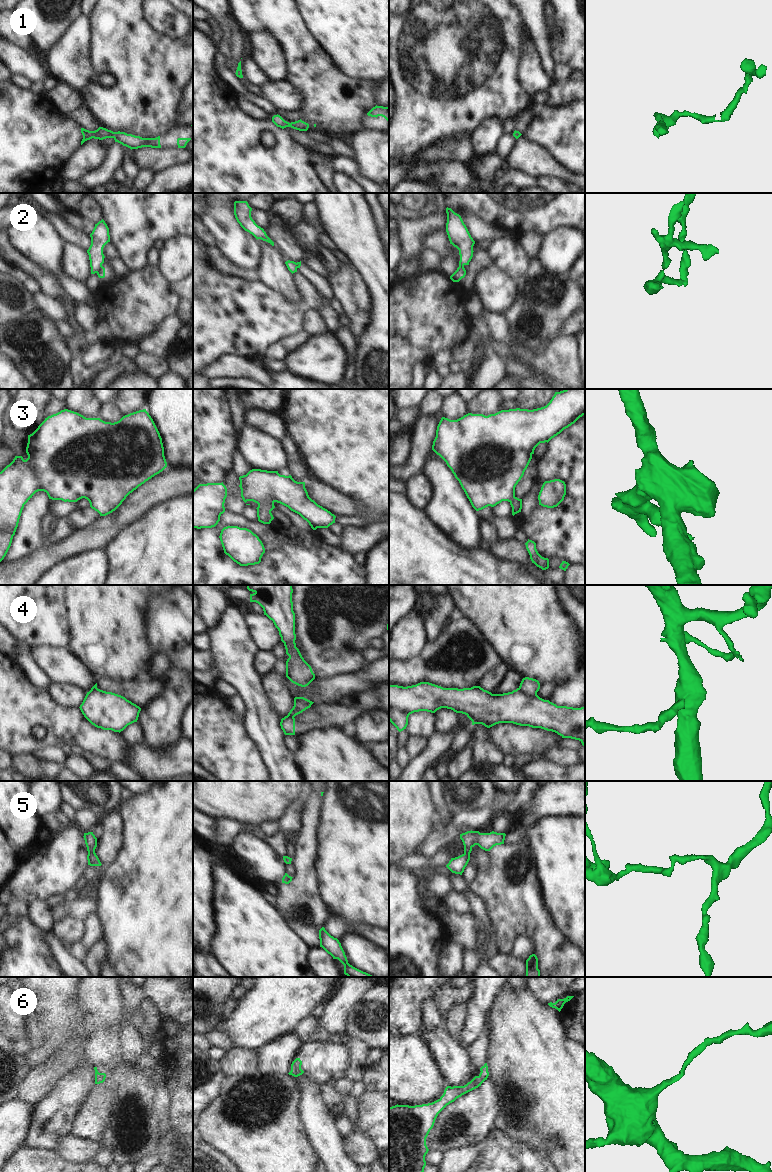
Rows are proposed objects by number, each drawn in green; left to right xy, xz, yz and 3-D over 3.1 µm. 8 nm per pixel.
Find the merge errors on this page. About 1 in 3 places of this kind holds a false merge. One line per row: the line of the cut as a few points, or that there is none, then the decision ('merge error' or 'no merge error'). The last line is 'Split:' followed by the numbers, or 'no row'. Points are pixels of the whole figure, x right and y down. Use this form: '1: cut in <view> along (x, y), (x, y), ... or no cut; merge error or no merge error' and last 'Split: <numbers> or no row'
1: no cut; no merge error
2: cut in xy along (102, 266), (96, 272); merge error
3: no cut; no merge error
4: cut in yz along (518, 688), (527, 694), (536, 695); merge error
5: no cut; no merge error
6: no cut; no merge error
Split: 2, 4

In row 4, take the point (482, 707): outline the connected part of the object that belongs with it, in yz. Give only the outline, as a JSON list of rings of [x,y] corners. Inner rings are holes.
[[[420,682],[407,687],[389,685],[389,721],[399,732],[406,729],[410,714],[419,711],[435,713],[441,708],[465,714],[472,721],[472,725],[482,724],[490,728],[499,723],[513,723],[541,728],[555,732],[562,738],[579,740],[585,746],[585,707],[557,706],[538,695],[527,695],[519,688],[508,693],[492,694],[480,686],[463,689],[443,688],[429,682]]]

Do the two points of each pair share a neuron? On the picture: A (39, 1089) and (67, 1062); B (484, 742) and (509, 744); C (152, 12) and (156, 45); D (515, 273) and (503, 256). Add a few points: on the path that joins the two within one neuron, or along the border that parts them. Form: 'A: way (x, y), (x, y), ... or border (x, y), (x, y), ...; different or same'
A: way (46, 1082), (60, 1068); same
B: border (486, 728), (486, 736), (504, 755); different
C: border (141, 11), (144, 20), (156, 32), (176, 39); different
D: way (515, 269), (507, 260); same

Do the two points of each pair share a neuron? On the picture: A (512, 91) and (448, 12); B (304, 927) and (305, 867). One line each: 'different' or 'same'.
A: same
B: same

